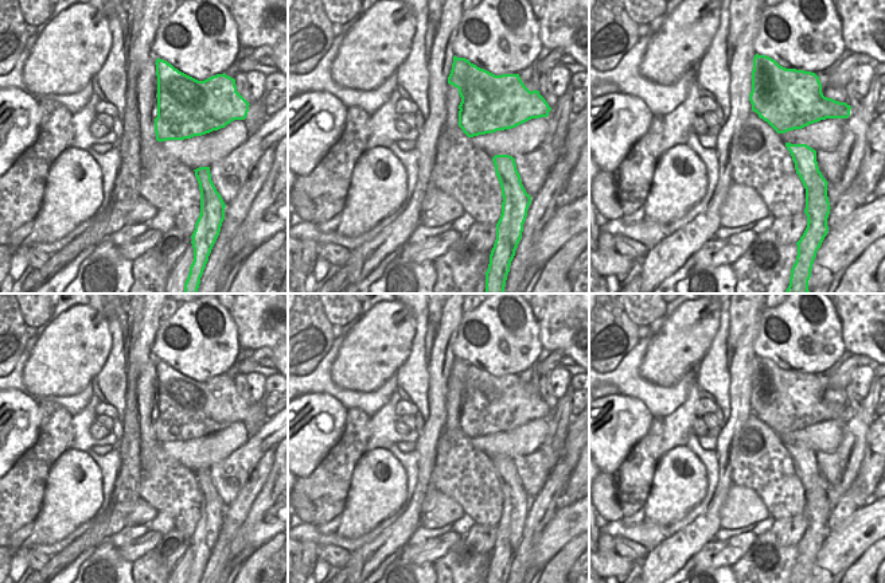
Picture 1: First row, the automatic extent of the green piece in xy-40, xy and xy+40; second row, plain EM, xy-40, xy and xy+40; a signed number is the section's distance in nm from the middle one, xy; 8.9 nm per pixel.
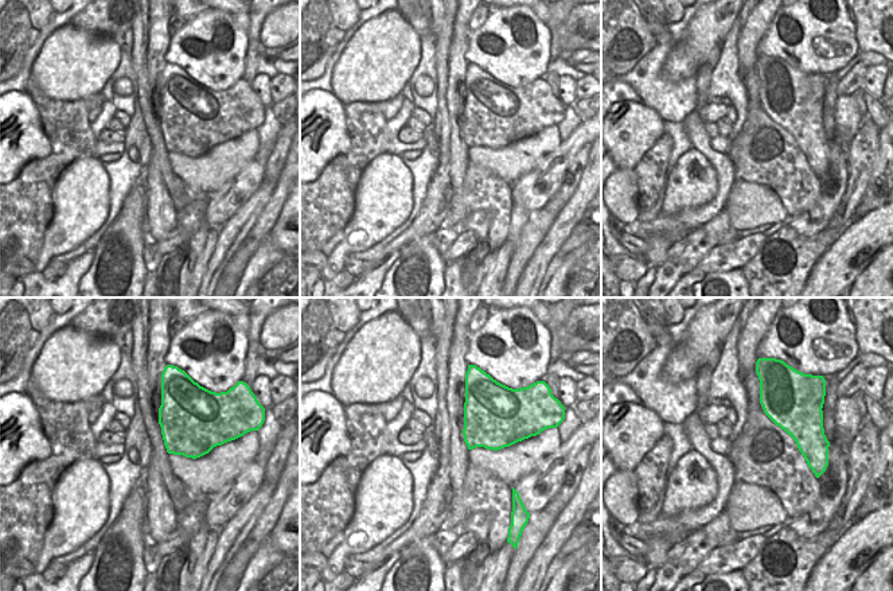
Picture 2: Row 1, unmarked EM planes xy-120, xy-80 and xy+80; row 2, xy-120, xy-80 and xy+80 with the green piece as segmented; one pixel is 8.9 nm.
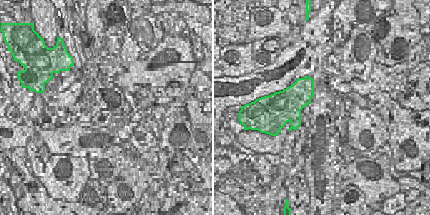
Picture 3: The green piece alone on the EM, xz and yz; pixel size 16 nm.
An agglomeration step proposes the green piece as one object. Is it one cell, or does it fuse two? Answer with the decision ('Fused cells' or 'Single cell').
Fused cells

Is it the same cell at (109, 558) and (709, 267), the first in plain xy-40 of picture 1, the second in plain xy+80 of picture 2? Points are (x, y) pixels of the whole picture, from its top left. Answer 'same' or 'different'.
different

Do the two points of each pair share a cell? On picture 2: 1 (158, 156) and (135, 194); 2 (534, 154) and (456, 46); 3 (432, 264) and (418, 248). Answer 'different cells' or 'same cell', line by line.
1: different cells
2: different cells
3: same cell

